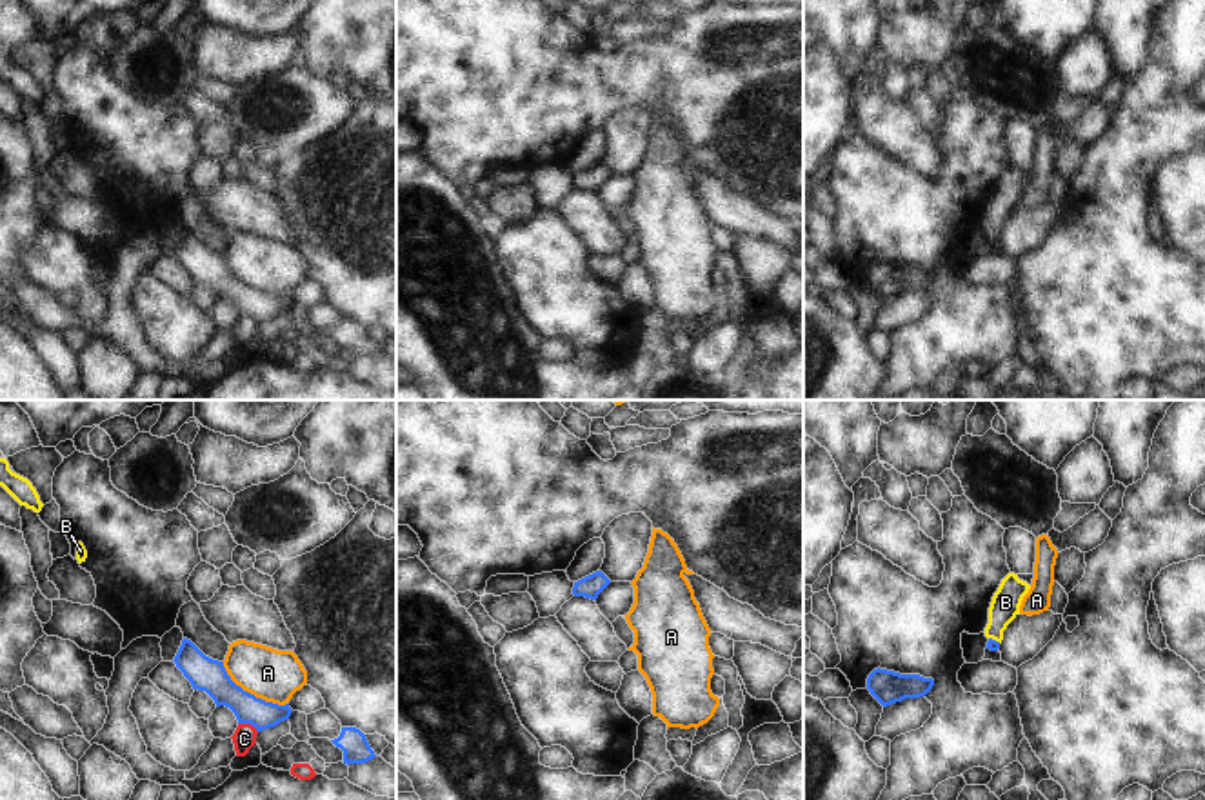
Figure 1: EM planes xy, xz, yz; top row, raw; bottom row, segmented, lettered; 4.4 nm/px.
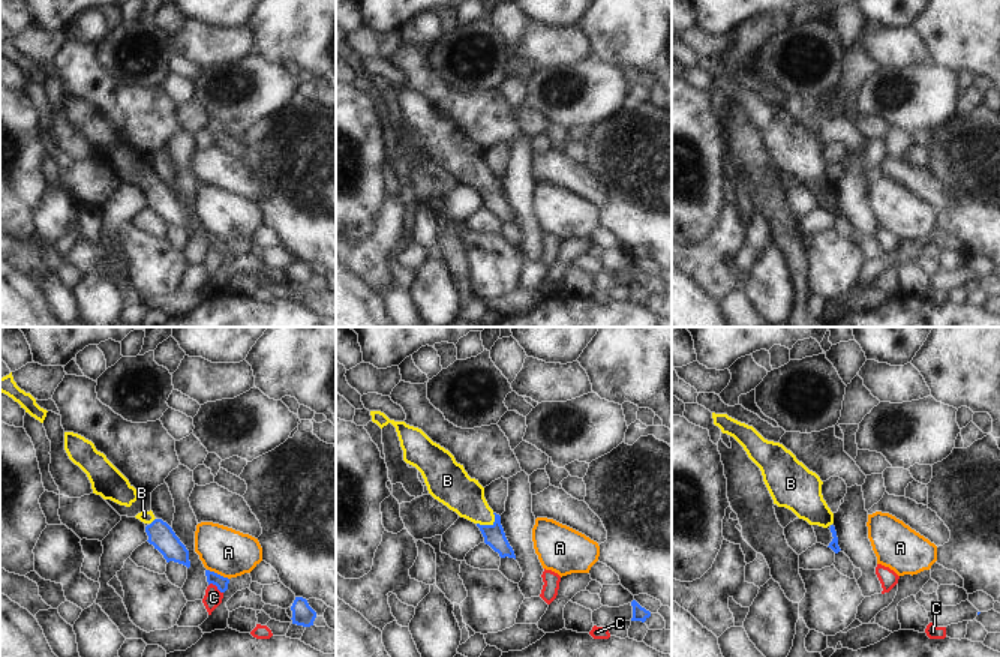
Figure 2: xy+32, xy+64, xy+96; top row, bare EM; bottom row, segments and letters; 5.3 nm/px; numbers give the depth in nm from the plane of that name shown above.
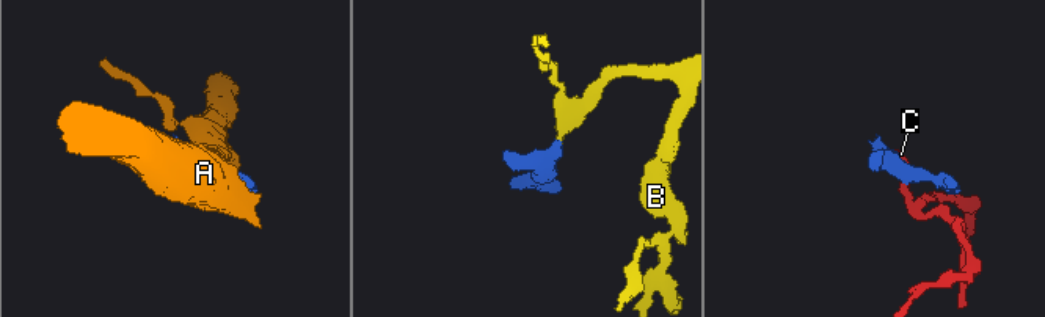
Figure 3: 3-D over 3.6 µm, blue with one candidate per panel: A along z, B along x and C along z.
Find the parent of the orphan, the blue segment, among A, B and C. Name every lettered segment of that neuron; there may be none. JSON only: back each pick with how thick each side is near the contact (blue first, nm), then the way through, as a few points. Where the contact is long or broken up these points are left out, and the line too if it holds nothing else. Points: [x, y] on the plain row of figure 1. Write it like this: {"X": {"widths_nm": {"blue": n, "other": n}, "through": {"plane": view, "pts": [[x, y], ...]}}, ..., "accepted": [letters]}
{"B": {"widths_nm": {"blue": 50, "other": 130}, "through": {"plane": "yz", "pts": [[991, 237], [995, 233], [995, 220], [1005, 195]]}}, "accepted": ["B"]}

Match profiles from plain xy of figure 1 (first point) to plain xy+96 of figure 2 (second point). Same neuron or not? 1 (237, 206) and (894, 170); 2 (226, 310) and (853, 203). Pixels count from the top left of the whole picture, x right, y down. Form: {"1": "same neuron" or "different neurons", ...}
{"1": "same neuron", "2": "same neuron"}

